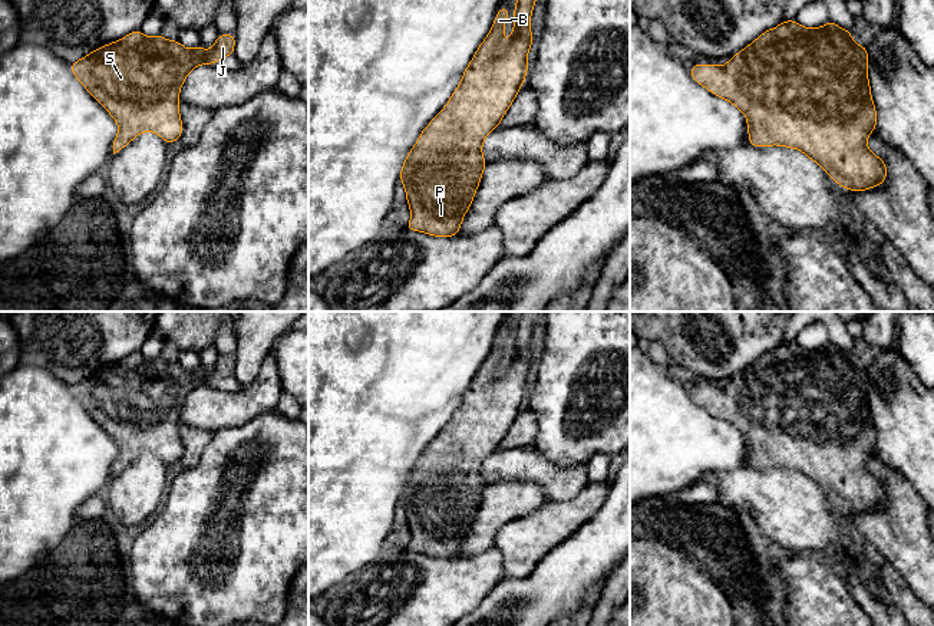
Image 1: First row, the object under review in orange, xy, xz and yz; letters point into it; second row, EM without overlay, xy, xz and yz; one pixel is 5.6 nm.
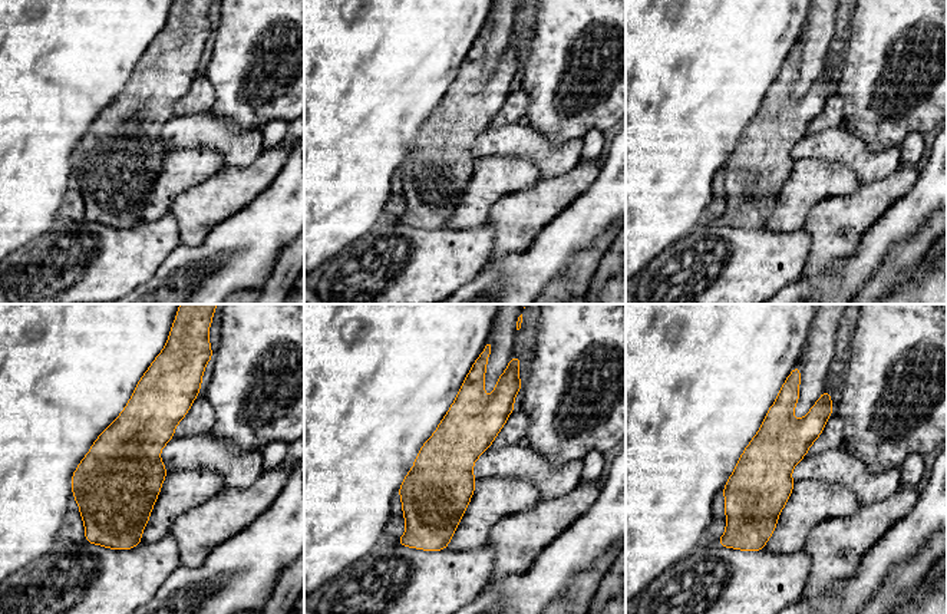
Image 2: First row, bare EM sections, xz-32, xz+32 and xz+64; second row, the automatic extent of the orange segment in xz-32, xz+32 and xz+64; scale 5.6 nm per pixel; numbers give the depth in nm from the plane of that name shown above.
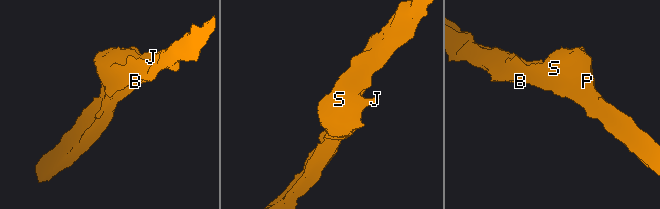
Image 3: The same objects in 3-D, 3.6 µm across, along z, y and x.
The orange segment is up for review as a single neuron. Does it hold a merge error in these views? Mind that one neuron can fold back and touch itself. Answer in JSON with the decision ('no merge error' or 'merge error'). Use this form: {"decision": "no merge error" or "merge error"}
{"decision": "no merge error"}

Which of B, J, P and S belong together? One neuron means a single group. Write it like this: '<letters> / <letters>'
B J P S

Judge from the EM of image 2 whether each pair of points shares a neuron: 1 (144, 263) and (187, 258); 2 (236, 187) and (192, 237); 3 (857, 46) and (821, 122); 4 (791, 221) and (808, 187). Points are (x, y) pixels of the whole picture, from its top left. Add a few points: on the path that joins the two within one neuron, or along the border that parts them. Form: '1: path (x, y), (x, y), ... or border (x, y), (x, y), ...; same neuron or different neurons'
1: border (180, 243), (155, 274), (141, 286); different neurons
2: path (223, 200), (198, 224); same neuron
3: border (832, 91), (842, 98), (844, 124); different neurons
4: path (791, 213), (799, 195); same neuron

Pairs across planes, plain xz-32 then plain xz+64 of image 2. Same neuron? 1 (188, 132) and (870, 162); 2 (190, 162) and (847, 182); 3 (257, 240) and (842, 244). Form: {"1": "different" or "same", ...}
{"1": "same", "2": "same", "3": "different"}

